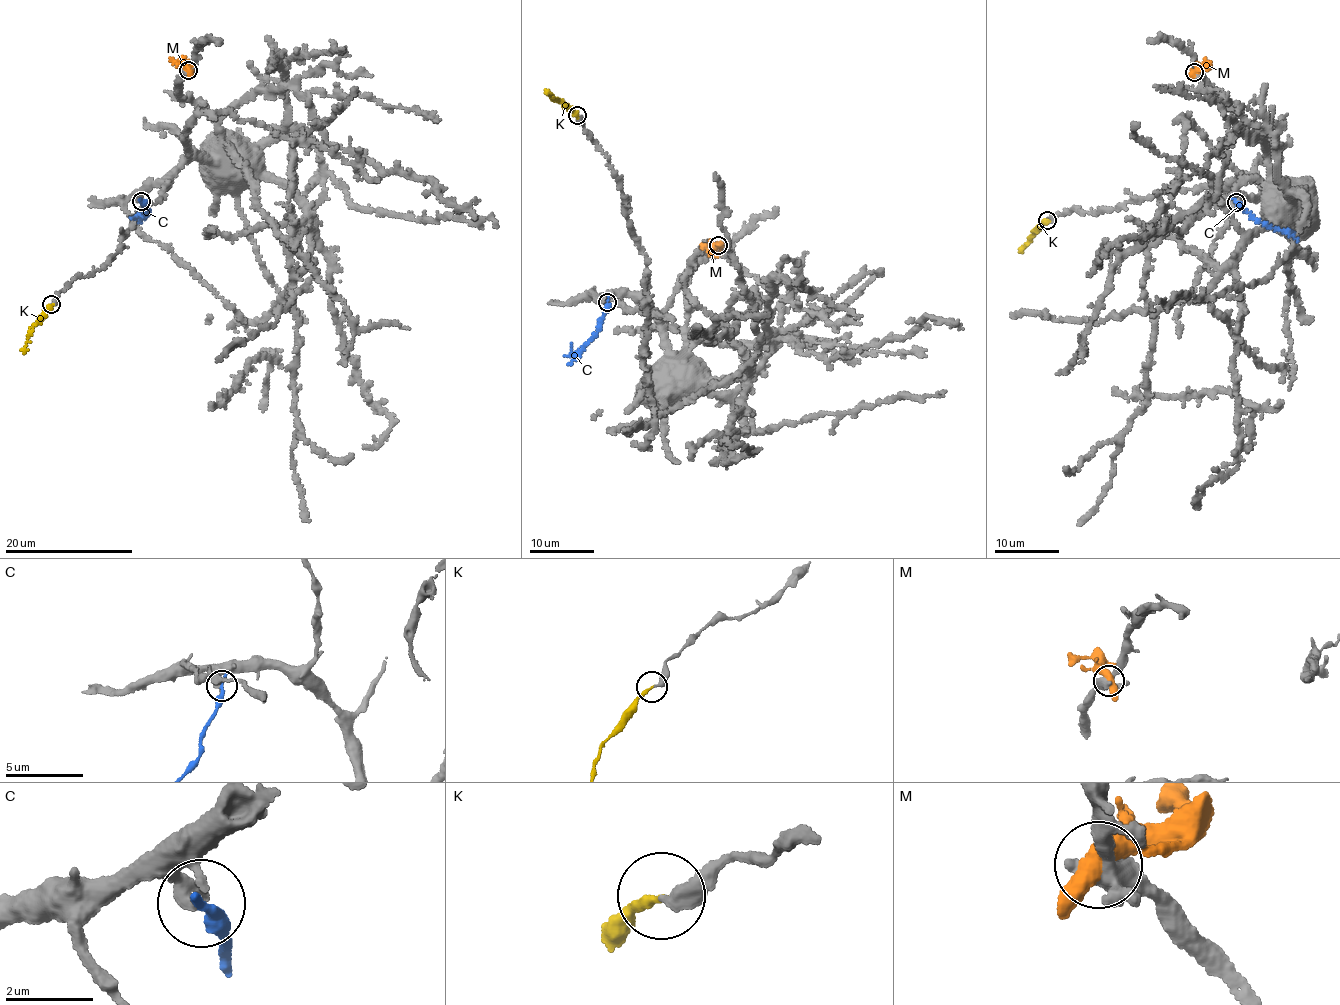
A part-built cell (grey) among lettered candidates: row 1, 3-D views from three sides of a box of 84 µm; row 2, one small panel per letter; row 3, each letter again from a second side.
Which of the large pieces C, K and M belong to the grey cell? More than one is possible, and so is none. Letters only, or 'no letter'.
K

